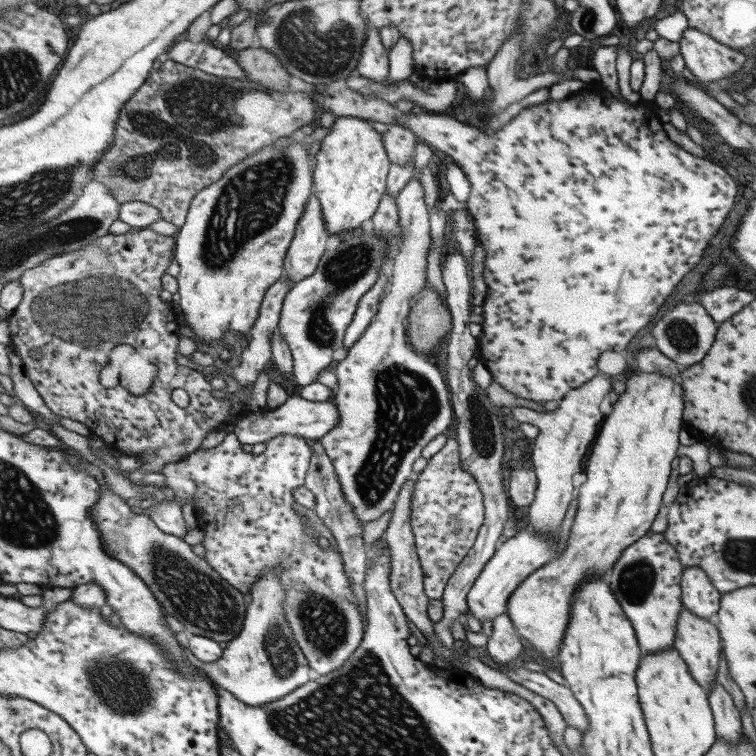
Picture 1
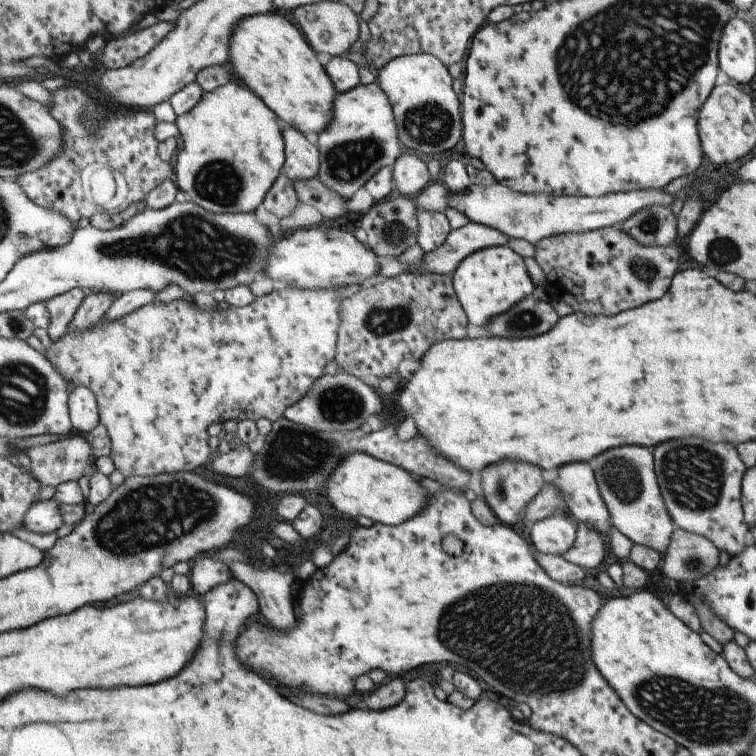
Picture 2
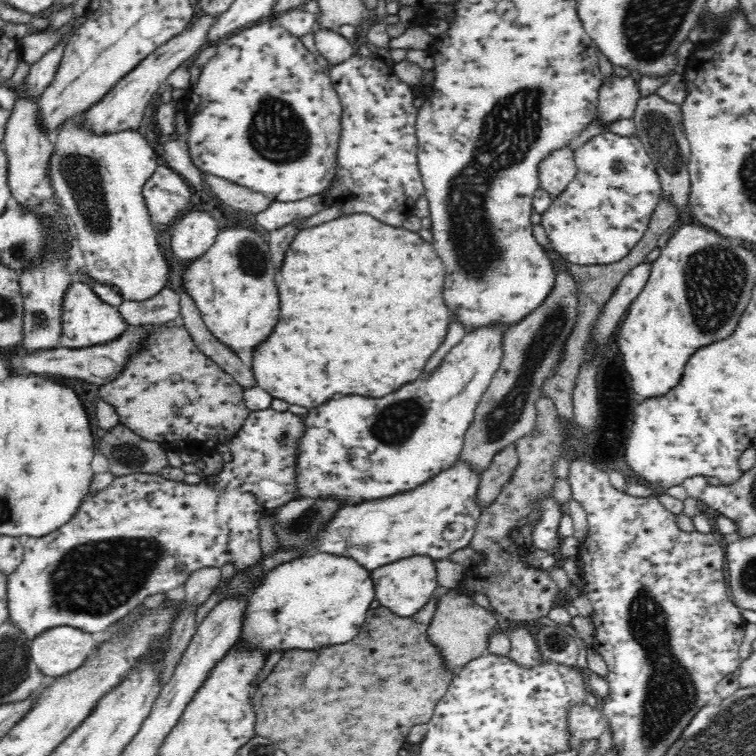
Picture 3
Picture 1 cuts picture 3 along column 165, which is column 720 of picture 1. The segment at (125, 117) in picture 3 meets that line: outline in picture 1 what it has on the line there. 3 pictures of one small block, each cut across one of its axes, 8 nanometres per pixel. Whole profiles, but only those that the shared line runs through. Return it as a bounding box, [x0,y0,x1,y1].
[678,27,741,84]

